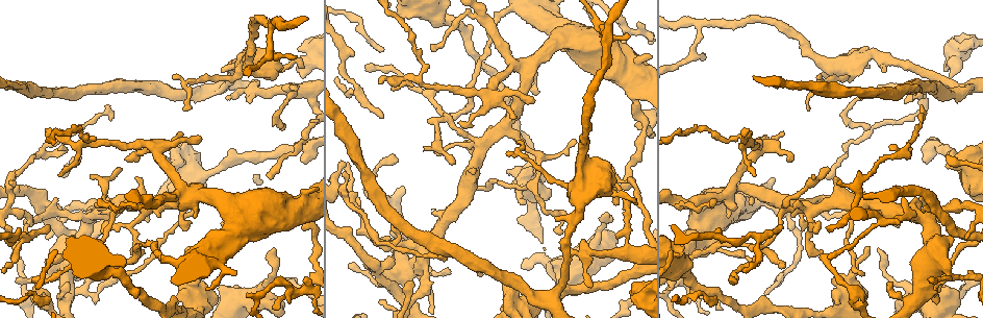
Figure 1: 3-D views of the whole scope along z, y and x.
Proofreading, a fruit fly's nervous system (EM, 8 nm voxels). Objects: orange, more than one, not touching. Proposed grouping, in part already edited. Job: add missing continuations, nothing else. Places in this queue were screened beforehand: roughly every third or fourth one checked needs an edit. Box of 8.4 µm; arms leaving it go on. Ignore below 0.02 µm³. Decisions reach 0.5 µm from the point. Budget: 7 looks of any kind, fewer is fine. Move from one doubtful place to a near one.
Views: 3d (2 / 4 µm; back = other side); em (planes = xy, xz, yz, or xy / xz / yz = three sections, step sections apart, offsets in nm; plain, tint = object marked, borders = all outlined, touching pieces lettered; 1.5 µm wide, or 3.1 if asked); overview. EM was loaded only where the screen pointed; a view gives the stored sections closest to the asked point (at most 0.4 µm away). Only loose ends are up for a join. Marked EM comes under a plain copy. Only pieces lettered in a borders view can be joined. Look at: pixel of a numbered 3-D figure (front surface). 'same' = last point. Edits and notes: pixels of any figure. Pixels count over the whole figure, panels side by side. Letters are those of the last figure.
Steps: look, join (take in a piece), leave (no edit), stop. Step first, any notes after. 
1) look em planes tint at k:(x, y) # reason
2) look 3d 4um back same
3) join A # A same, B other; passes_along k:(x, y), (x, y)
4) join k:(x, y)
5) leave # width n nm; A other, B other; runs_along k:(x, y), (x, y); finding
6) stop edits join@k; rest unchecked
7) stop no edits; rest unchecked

look 3d 2um at 1:(433, 48) # branch stops here

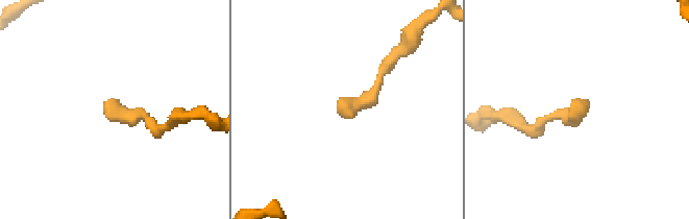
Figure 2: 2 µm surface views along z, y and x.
look em planes borders at 2:(112, 104) # shape alone is not enough

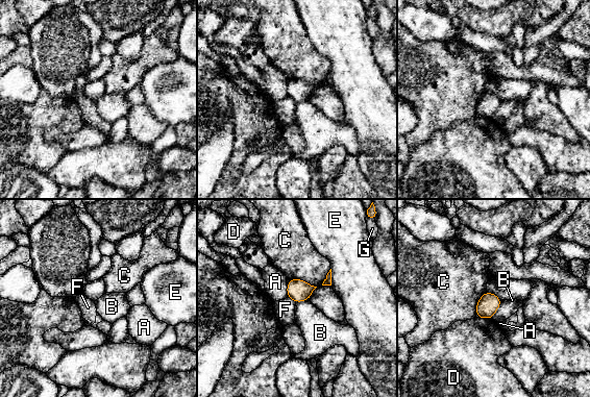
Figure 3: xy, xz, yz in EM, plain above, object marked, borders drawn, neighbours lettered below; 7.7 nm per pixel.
leave # width 160 nm; longest_contact C 220 nm; A other, B other, C other, D other, E other, F other, G other; no lettered piece goes on from it

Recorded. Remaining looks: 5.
look 3d 4um at 1:(891, 150) # tapers out

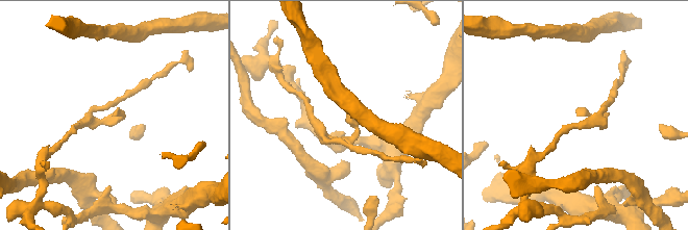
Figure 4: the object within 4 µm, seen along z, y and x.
look em planes borders at 4:(115, 114) # shape alone is not enough

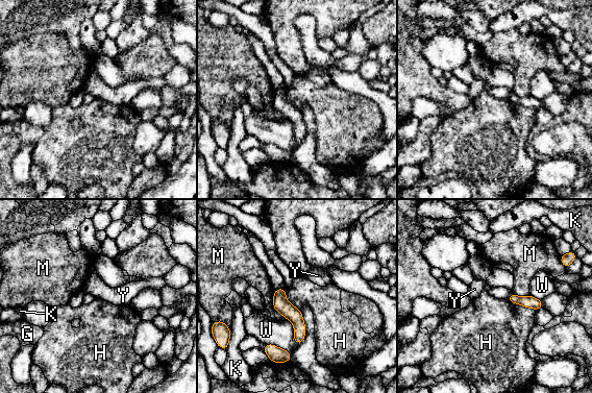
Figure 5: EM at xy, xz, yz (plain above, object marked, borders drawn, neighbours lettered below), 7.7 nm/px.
leave # G other, H other, K other, M other, W other, Y other; runs_along 5:(278, 291), (298, 340); no lettered piece goes on from it

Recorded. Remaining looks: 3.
look 3d 4um at 1:(223, 69) # an open end

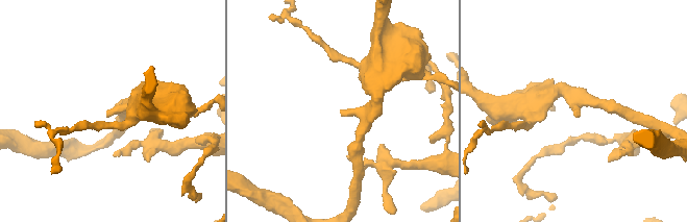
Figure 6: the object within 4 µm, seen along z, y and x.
look em planes borders at 6:(108, 112) # shape alone is not enough

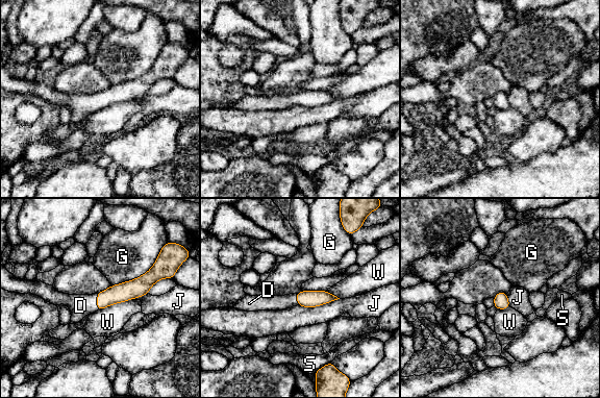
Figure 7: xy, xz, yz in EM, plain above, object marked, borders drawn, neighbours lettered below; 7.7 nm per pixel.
join D # D same, G other, J other, S other, W other; passes_along 7:(126, 291), (97, 302), (80, 305); it goes on there

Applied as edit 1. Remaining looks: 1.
stop edits join@7; rest unchecked

